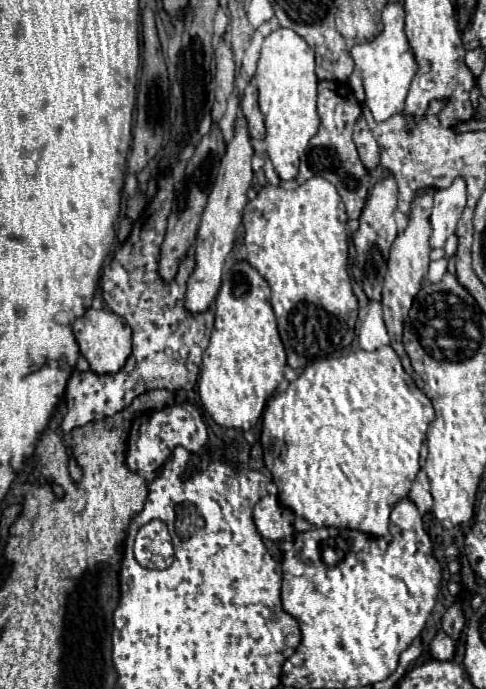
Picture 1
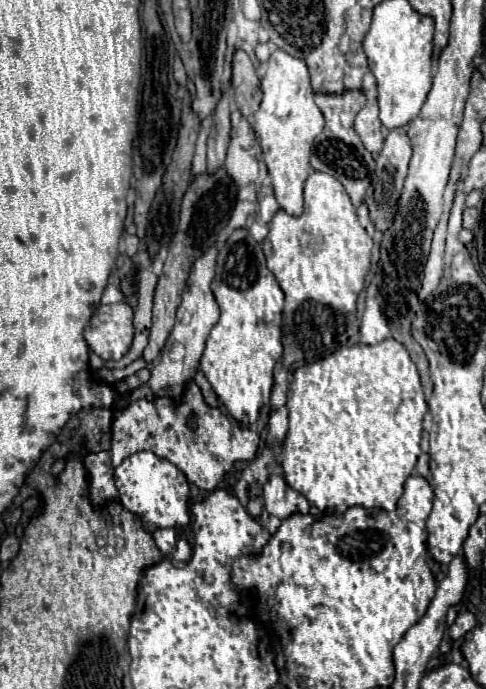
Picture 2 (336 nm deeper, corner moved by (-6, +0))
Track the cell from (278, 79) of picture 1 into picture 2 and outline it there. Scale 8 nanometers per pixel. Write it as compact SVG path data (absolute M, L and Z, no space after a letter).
M276 50L268 60L268 70L262 78L262 102L254 114L252 128L260 136L262 156L272 178L278 204L292 216L302 214L302 188L310 174L310 150L314 138L324 128L324 116L314 104L314 92L310 86L308 66L302 58L290 56L284 50Z

